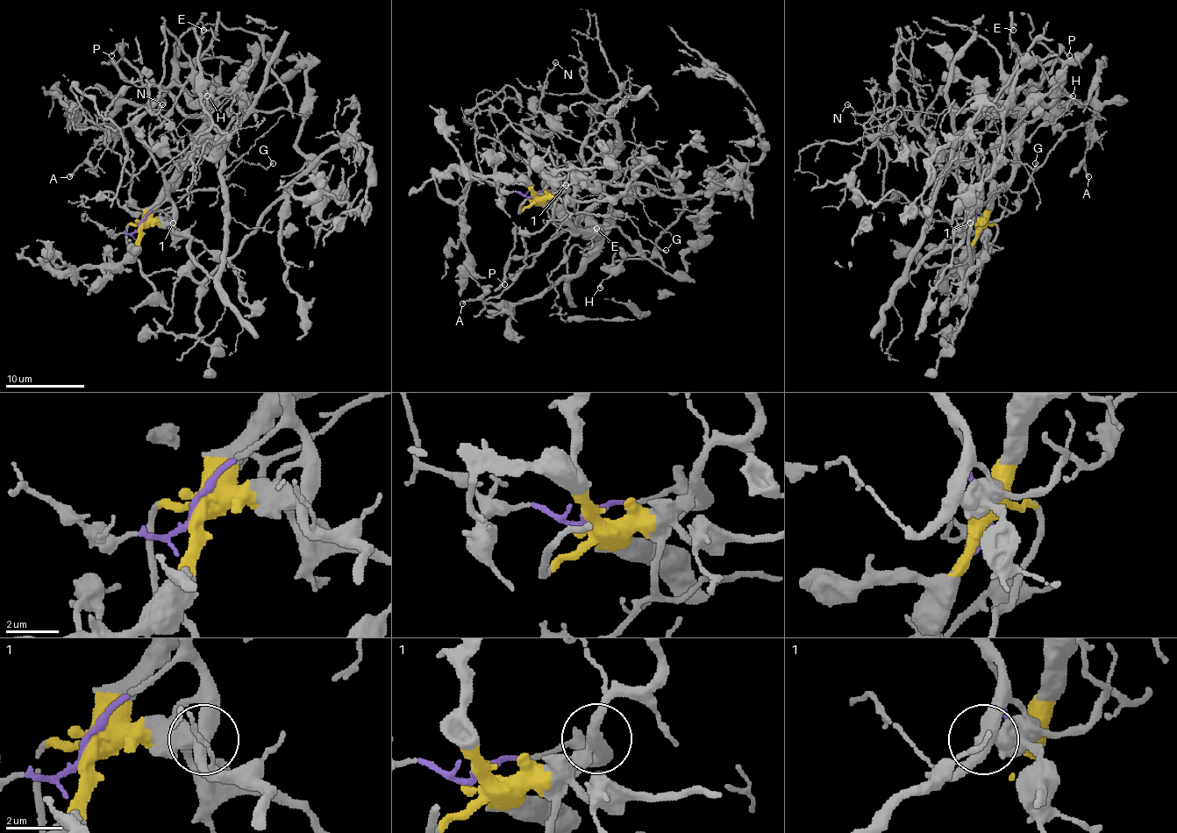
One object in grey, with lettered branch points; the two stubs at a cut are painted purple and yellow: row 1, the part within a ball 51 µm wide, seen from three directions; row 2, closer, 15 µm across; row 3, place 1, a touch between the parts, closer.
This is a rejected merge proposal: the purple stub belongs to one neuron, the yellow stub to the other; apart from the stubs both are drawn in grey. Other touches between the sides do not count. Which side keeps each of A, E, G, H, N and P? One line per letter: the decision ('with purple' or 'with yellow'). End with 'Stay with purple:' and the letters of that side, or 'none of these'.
A: with yellow
E: with yellow
G: with yellow
H: with yellow
N: with purple
P: with purple
Stay with purple: N, P

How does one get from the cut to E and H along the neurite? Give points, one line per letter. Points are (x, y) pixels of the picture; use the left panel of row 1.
E: (139, 227), (143, 213), (195, 153), (195, 133), (213, 108), (193, 74), (215, 32), (210, 24), (203, 30)
H: (139, 227), (146, 210), (209, 139), (223, 131), (245, 102), (240, 97), (217, 94), (207, 96)

